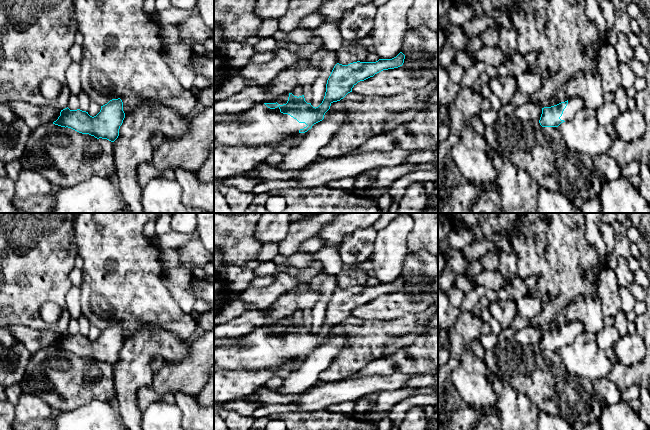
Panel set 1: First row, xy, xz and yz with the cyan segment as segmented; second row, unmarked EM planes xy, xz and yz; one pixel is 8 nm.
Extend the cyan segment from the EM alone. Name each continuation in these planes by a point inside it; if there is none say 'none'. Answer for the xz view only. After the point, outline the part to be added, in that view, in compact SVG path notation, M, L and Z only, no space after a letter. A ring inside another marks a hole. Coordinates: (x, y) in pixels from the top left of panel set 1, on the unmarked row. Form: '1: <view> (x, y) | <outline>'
1: xz (260, 349) | M259 327L242 336L240 345L214 347L214 370L270 368L299 357L306 350L290 339L281 337L279 331L270 333L264 327Z

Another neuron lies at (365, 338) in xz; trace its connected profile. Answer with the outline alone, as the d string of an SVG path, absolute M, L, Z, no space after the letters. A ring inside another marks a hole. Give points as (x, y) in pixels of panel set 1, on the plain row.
M416 313L389 320L363 320L353 316L343 323L331 327L325 337L328 342L335 336L344 335L347 345L331 364L319 375L321 382L340 382L363 369L370 362L384 357L384 345L389 336L402 336L411 333L418 325Z

